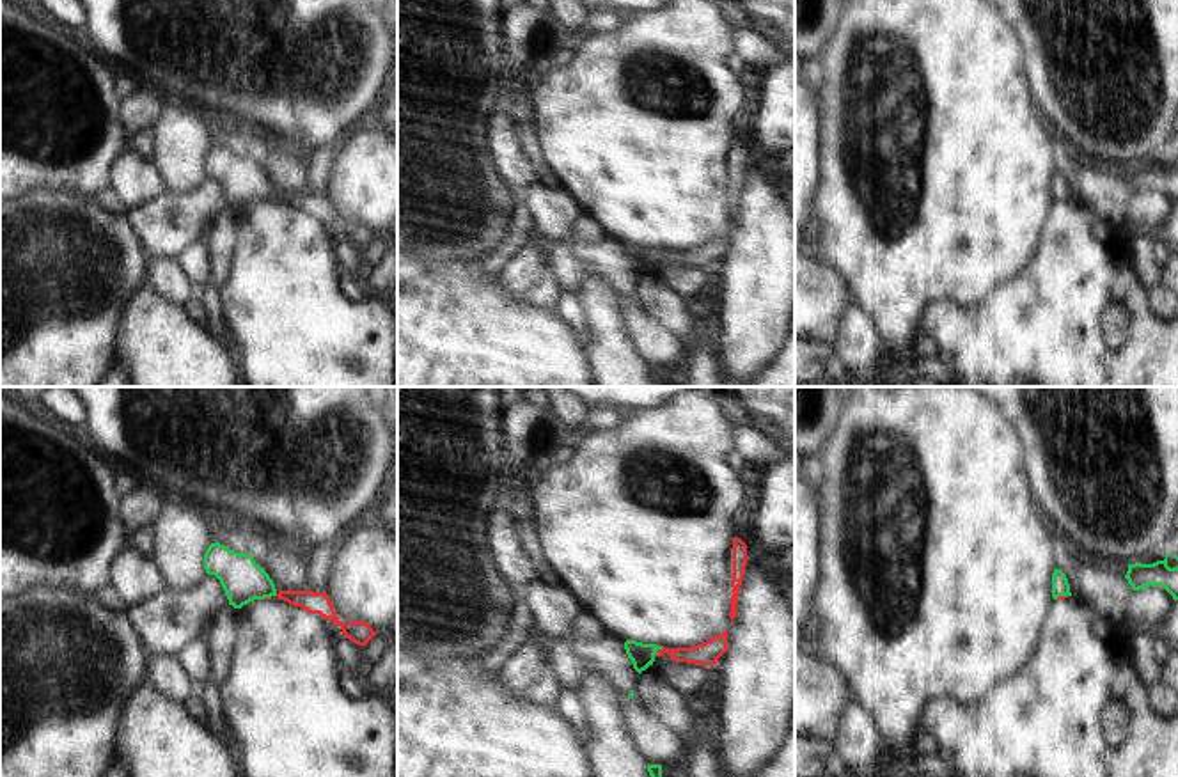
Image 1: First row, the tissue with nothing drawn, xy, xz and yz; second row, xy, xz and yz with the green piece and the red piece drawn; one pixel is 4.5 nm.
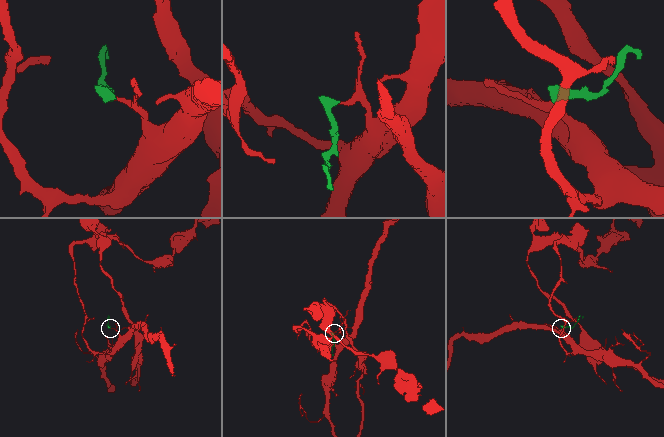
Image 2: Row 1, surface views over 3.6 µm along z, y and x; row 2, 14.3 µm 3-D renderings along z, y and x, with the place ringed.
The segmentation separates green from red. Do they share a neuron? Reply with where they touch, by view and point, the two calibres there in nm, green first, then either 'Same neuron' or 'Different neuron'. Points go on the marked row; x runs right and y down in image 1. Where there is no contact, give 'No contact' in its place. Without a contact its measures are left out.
Touches green at yz (1061, 595). Thickness 80 nm (green) against 20 nm. Same neuron

